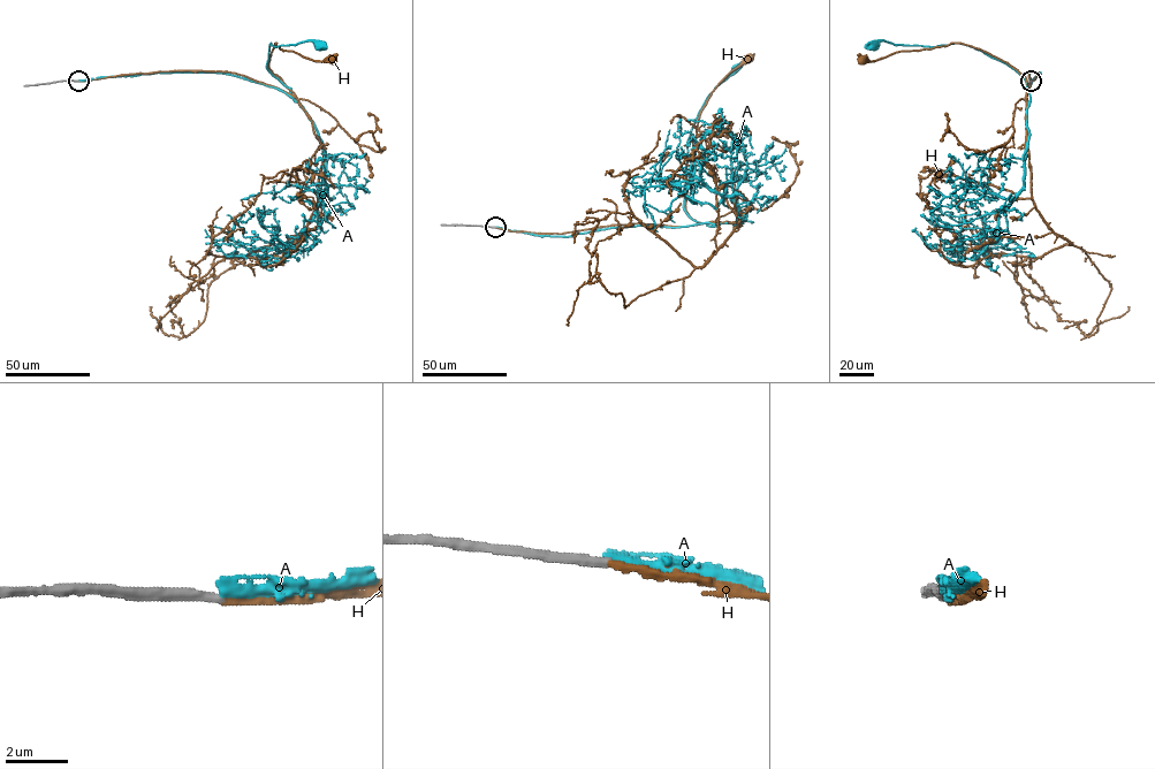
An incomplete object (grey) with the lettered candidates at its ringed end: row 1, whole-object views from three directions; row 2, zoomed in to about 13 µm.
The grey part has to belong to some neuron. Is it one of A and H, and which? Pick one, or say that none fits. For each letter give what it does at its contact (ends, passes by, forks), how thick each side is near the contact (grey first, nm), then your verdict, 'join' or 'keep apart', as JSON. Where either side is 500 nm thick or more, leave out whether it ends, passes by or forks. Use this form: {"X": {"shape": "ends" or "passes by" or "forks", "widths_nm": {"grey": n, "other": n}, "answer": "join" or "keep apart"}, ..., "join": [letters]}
{"A": {"shape": "ends", "widths_nm": {"grey": 300, "other": 360}, "answer": "keep apart"}, "H": {"shape": "ends", "widths_nm": {"grey": 300, "other": 240}, "answer": "join"}, "join": ["H"]}

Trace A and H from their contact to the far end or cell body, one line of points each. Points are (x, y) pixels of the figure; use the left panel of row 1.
A: (78, 81), (219, 73), (279, 89), (297, 103), (290, 89), (267, 68), (268, 47), (308, 40), (318, 45)
H: (78, 81), (160, 71), (227, 71), (296, 97), (268, 68), (275, 44), (282, 50), (314, 60), (332, 60)

